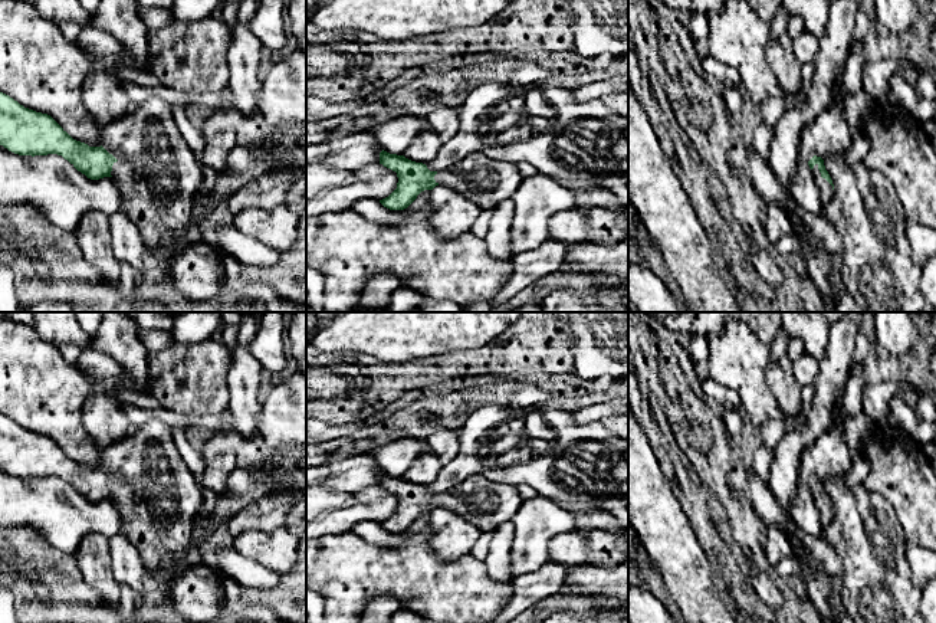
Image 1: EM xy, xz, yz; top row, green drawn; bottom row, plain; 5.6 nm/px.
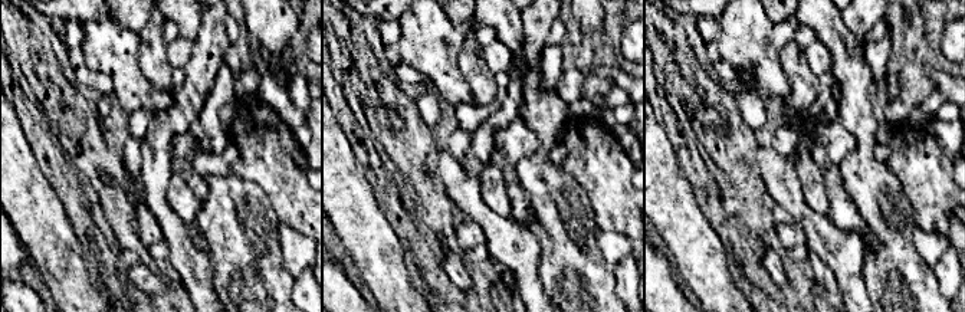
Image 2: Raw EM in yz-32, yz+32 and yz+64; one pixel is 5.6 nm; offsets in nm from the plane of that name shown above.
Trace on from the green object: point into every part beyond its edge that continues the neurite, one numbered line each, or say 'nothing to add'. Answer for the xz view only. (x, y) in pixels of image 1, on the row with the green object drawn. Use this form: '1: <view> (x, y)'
1: xz (488, 182)

